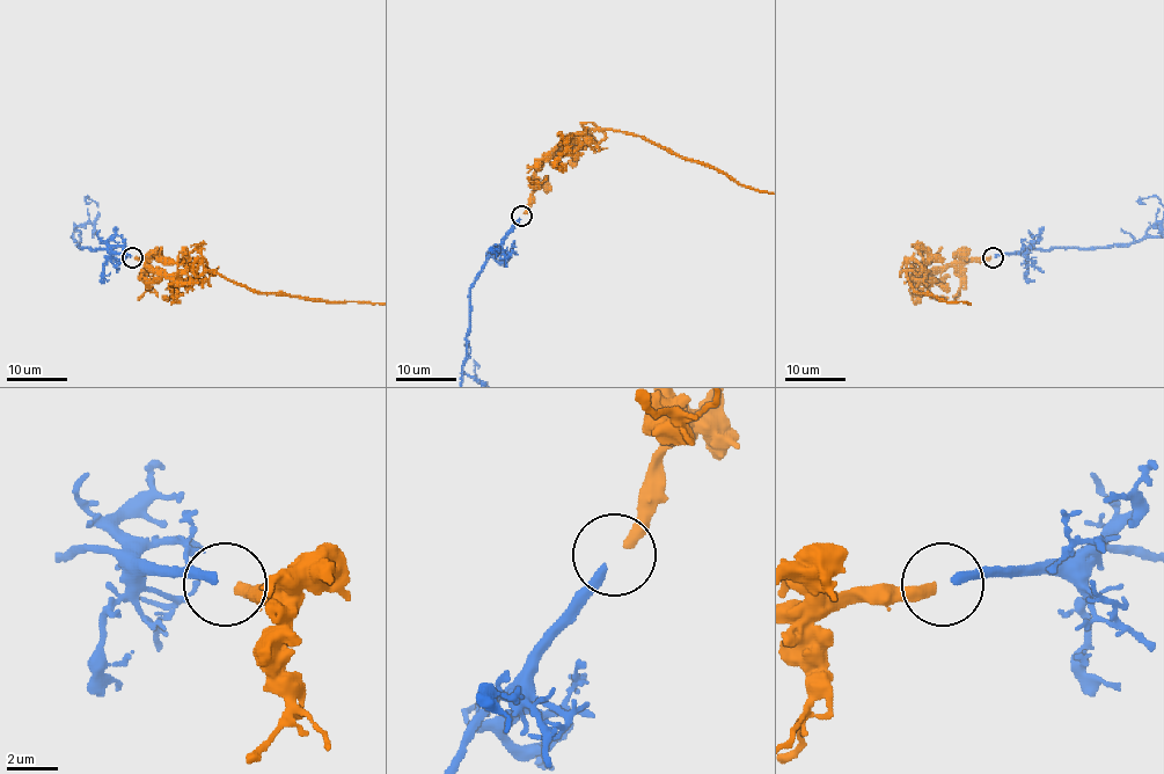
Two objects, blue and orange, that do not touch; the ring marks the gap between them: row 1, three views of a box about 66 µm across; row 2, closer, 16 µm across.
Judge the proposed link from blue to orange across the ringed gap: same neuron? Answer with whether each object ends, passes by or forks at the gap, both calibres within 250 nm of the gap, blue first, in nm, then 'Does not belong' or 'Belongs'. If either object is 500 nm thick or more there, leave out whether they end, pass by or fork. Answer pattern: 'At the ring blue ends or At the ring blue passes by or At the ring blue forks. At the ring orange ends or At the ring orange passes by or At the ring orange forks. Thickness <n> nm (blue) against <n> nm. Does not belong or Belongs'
At the ring blue ends. At the ring orange ends. Thickness 340 nm (blue) against 440 nm. Belongs

